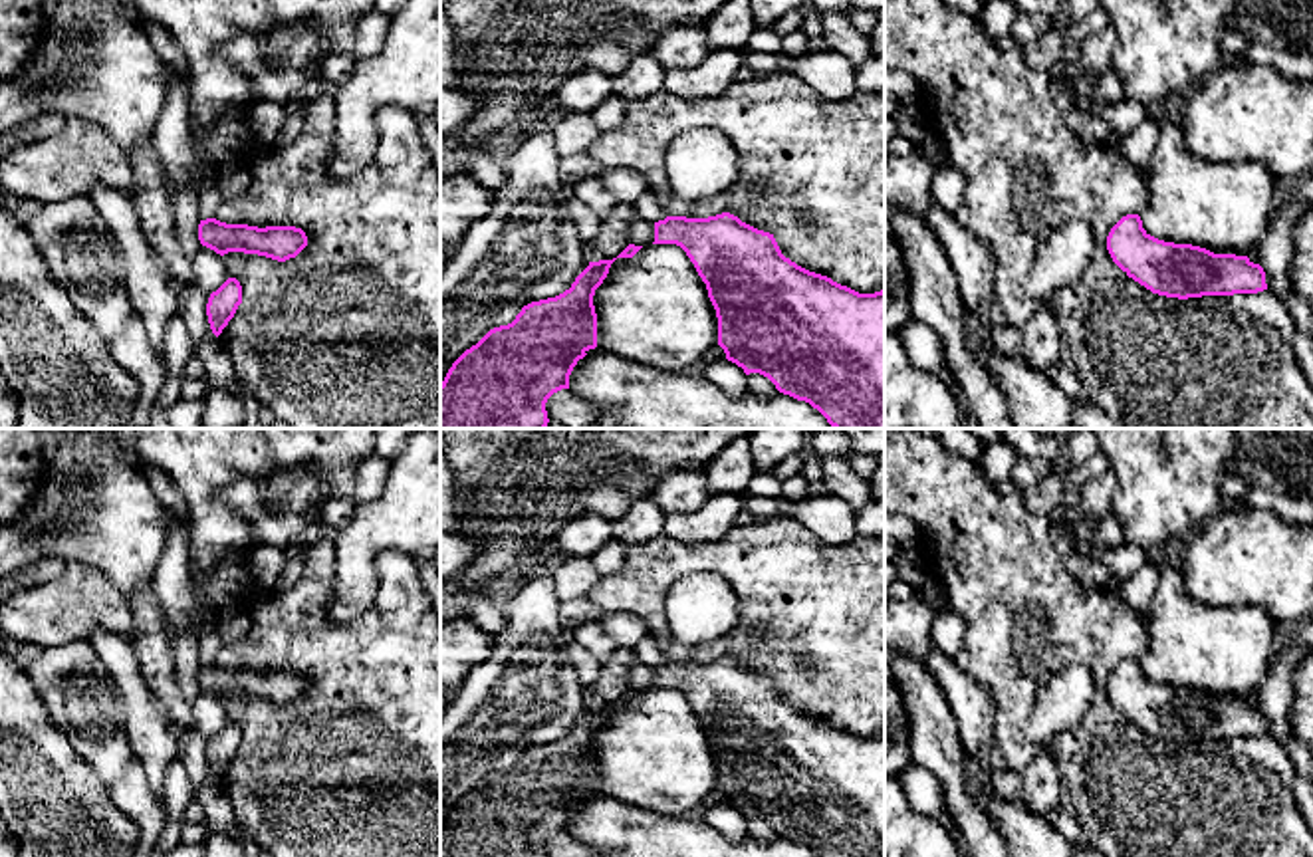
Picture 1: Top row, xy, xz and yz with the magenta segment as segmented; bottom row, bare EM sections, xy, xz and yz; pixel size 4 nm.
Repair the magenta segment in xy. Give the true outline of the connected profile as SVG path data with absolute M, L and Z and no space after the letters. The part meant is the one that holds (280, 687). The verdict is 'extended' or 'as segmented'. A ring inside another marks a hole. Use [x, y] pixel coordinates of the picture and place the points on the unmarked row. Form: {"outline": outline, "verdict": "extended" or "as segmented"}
{"outline": "M216 663L200 665L198 684L220 700L244 696L278 706L296 702L307 690L305 676L296 671L258 673L248 669L226 669Z", "verdict": "as segmented"}

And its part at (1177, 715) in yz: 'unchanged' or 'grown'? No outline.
unchanged

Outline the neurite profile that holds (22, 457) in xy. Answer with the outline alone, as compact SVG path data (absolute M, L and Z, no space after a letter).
M0 428L0 524L26 512L44 464L38 428Z

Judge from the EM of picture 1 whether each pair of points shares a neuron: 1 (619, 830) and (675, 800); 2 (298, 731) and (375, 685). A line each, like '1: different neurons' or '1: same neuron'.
1: different neurons
2: same neuron

